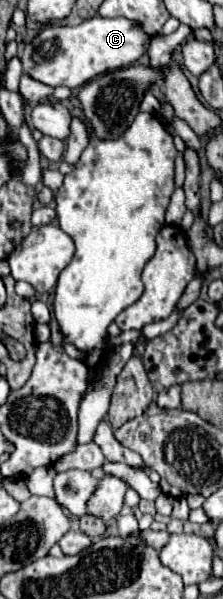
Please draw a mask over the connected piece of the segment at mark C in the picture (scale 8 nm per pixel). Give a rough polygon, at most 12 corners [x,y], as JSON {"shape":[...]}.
{"shape":[[129,18],[45,26],[25,74],[79,88],[135,64],[153,36]]}

